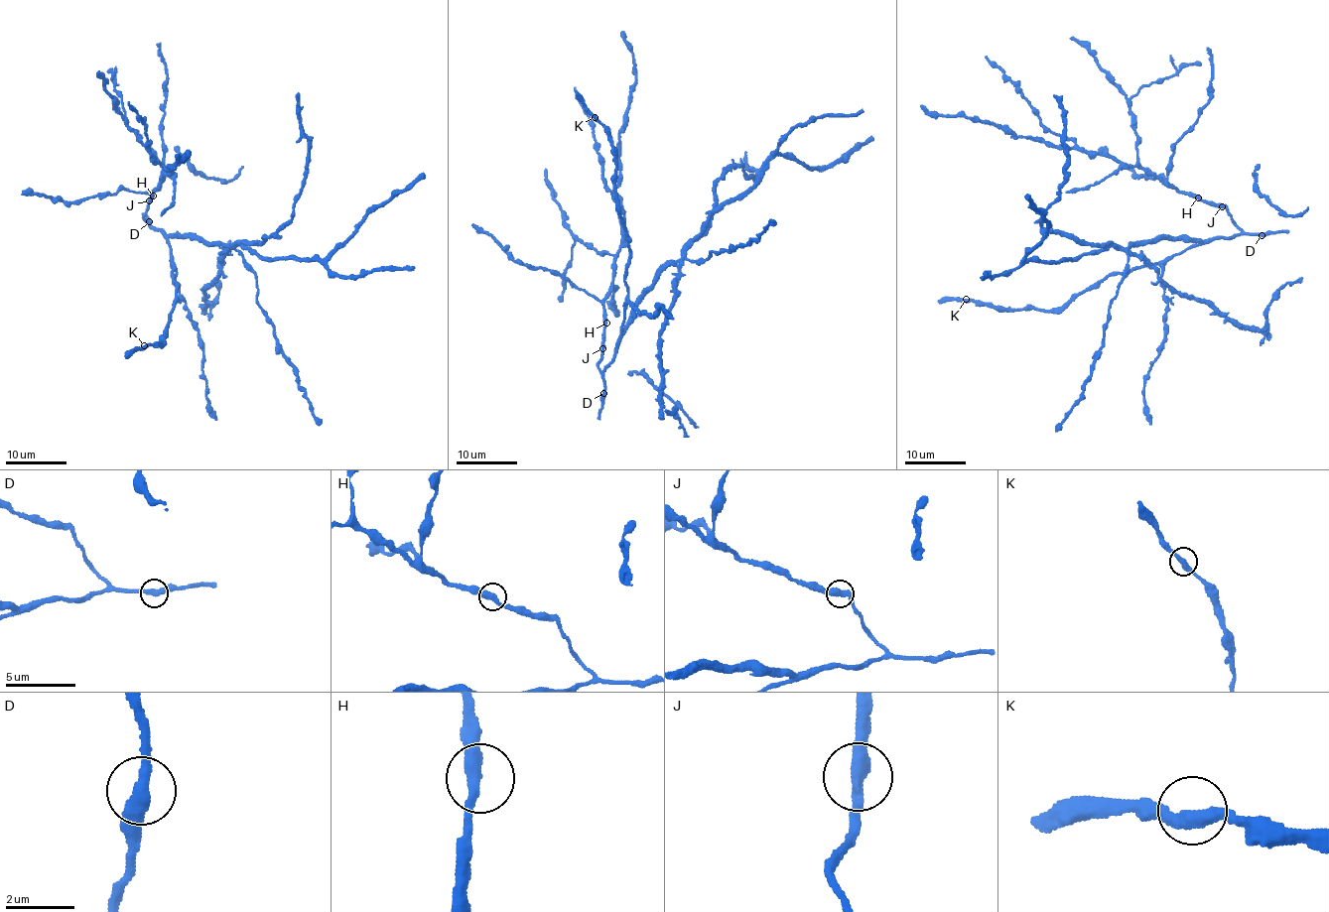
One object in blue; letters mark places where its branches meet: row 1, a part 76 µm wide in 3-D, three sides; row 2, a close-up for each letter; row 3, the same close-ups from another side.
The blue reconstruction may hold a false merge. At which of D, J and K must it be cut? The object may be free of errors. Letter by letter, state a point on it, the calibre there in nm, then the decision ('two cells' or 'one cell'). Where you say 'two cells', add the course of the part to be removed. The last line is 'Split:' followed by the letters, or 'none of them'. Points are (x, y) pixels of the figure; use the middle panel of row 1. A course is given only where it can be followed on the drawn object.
D: at (603, 393); 380 nm thick; one cell
J: at (602, 348); 400 nm thick; one cell
K: at (595, 117); 400 nm thick; one cell
Split: none of them

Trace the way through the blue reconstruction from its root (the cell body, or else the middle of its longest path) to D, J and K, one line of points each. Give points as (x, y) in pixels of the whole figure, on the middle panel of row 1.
D: (614, 353), (614, 359), (603, 372), (603, 393)
J: (614, 353), (614, 359), (602, 373), (598, 363), (601, 348)
K: (614, 353), (627, 301), (624, 271), (629, 258), (629, 237), (617, 210), (616, 148), (609, 132), (595, 117)

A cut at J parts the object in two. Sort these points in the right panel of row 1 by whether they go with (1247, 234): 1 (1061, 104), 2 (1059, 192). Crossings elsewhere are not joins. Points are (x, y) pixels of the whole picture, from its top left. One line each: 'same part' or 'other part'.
1: same part
2: same part

